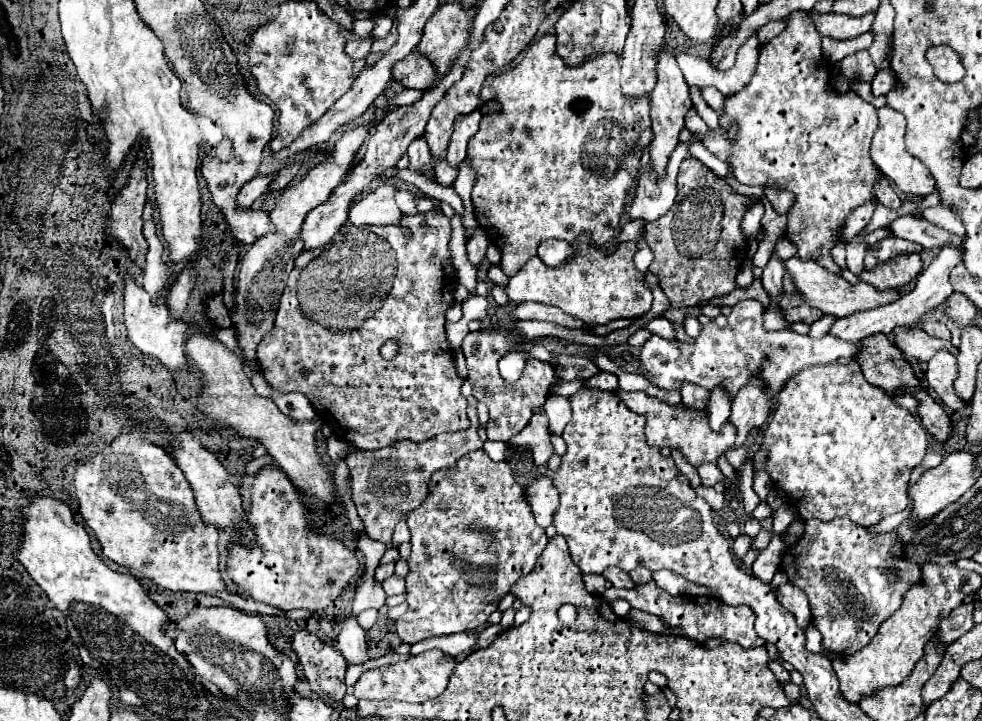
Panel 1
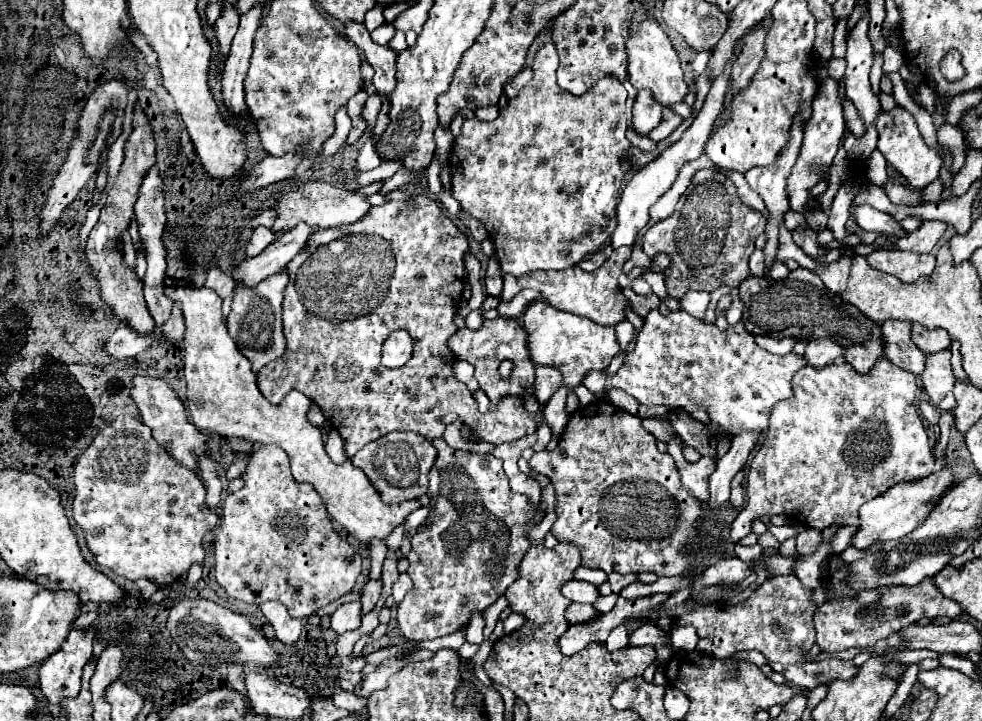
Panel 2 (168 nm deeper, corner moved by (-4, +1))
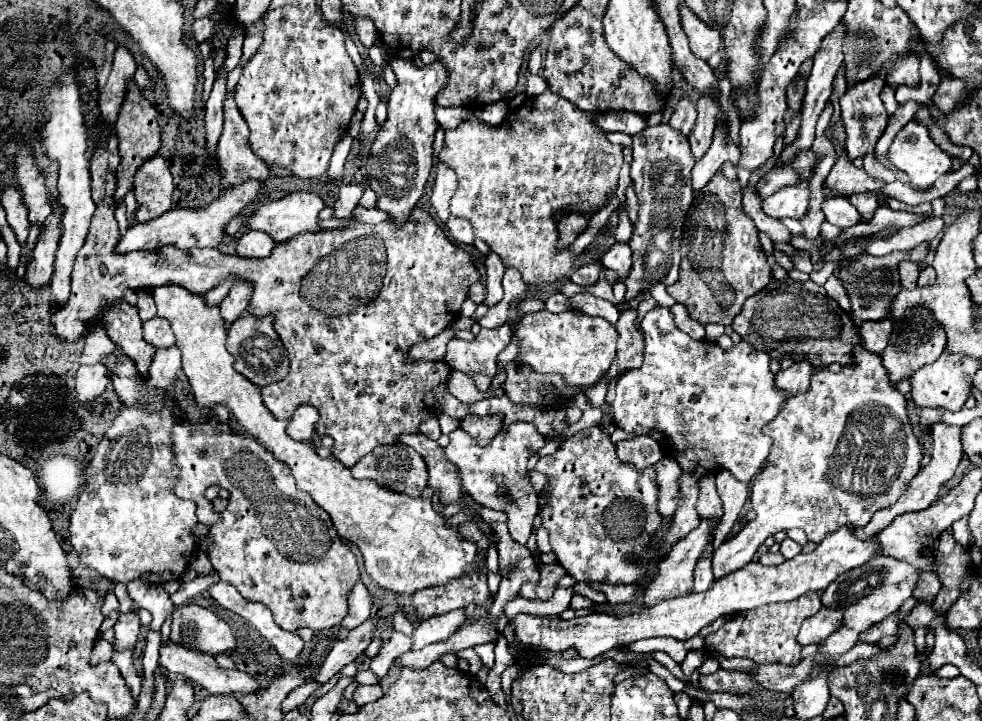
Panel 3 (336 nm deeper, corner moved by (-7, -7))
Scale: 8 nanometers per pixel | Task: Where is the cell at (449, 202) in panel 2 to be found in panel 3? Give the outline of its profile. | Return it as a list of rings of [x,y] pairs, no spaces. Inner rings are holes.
[[[440,162],[436,166],[436,182],[432,188],[432,206],[442,222],[446,222],[450,216],[448,206],[450,206],[450,198],[454,192],[456,192],[456,174],[450,166]]]

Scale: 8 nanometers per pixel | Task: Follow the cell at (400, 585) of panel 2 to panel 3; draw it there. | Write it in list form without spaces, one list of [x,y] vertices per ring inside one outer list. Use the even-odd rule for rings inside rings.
[[[164,284],[160,288],[154,288],[152,298],[156,302],[158,316],[166,318],[176,334],[178,348],[182,352],[182,370],[190,380],[190,386],[196,396],[196,404],[200,408],[214,406],[214,404],[226,406],[234,414],[238,426],[246,434],[254,436],[254,440],[258,444],[266,446],[268,452],[272,452],[278,460],[288,464],[292,470],[292,476],[296,478],[296,488],[308,492],[314,498],[314,502],[330,514],[332,524],[338,530],[342,540],[348,540],[360,548],[360,552],[364,556],[366,572],[372,576],[372,580],[376,580],[386,590],[410,596],[416,590],[442,586],[442,584],[448,584],[450,580],[460,578],[470,572],[488,572],[486,564],[478,564],[478,546],[470,540],[460,538],[458,528],[446,524],[446,518],[432,510],[430,498],[410,498],[406,494],[396,494],[394,490],[378,486],[372,480],[356,480],[356,478],[352,478],[350,470],[346,466],[342,466],[336,458],[320,458],[310,444],[292,440],[286,434],[288,422],[278,422],[272,414],[268,414],[268,408],[262,404],[262,398],[260,398],[260,388],[254,386],[252,382],[248,382],[244,376],[240,376],[232,368],[234,358],[224,346],[226,344],[226,328],[224,328],[224,322],[220,320],[218,308],[208,308],[204,304],[202,296],[196,296],[176,284]]]

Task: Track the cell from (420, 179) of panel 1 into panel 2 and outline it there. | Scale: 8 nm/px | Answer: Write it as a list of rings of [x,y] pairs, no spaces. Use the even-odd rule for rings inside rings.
[[[368,124],[368,138],[357,157],[357,170],[359,172],[369,171],[381,165],[384,161],[373,146],[374,124]]]

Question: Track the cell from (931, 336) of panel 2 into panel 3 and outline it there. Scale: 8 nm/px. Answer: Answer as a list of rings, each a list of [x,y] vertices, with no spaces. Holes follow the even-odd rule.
[[[916,308],[912,314],[894,320],[894,330],[890,336],[888,346],[880,352],[880,358],[884,362],[884,368],[888,370],[888,380],[896,386],[898,382],[910,378],[918,368],[924,364],[932,364],[938,360],[938,356],[946,348],[946,334],[944,328],[940,328],[940,322],[936,322],[934,314],[924,308]]]

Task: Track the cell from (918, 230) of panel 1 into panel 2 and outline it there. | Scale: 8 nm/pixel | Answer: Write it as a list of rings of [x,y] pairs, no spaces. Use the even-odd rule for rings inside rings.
[[[851,206],[851,212],[855,212],[857,224],[863,230],[871,230],[871,232],[881,232],[881,234],[893,234],[897,238],[907,236],[907,232],[903,230],[901,222],[895,220],[891,214],[887,212],[879,212],[871,206]]]

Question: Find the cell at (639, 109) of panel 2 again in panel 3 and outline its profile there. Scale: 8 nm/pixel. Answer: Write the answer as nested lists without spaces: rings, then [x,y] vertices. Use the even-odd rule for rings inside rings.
[[[668,124],[646,128],[644,132],[632,136],[632,152],[634,158],[630,164],[630,178],[634,182],[640,210],[632,238],[628,242],[632,246],[632,270],[624,280],[624,302],[630,302],[642,290],[648,290],[658,282],[670,286],[678,280],[682,226],[686,222],[686,212],[694,200],[690,170],[696,160],[690,152],[688,138],[682,132],[674,130]]]

